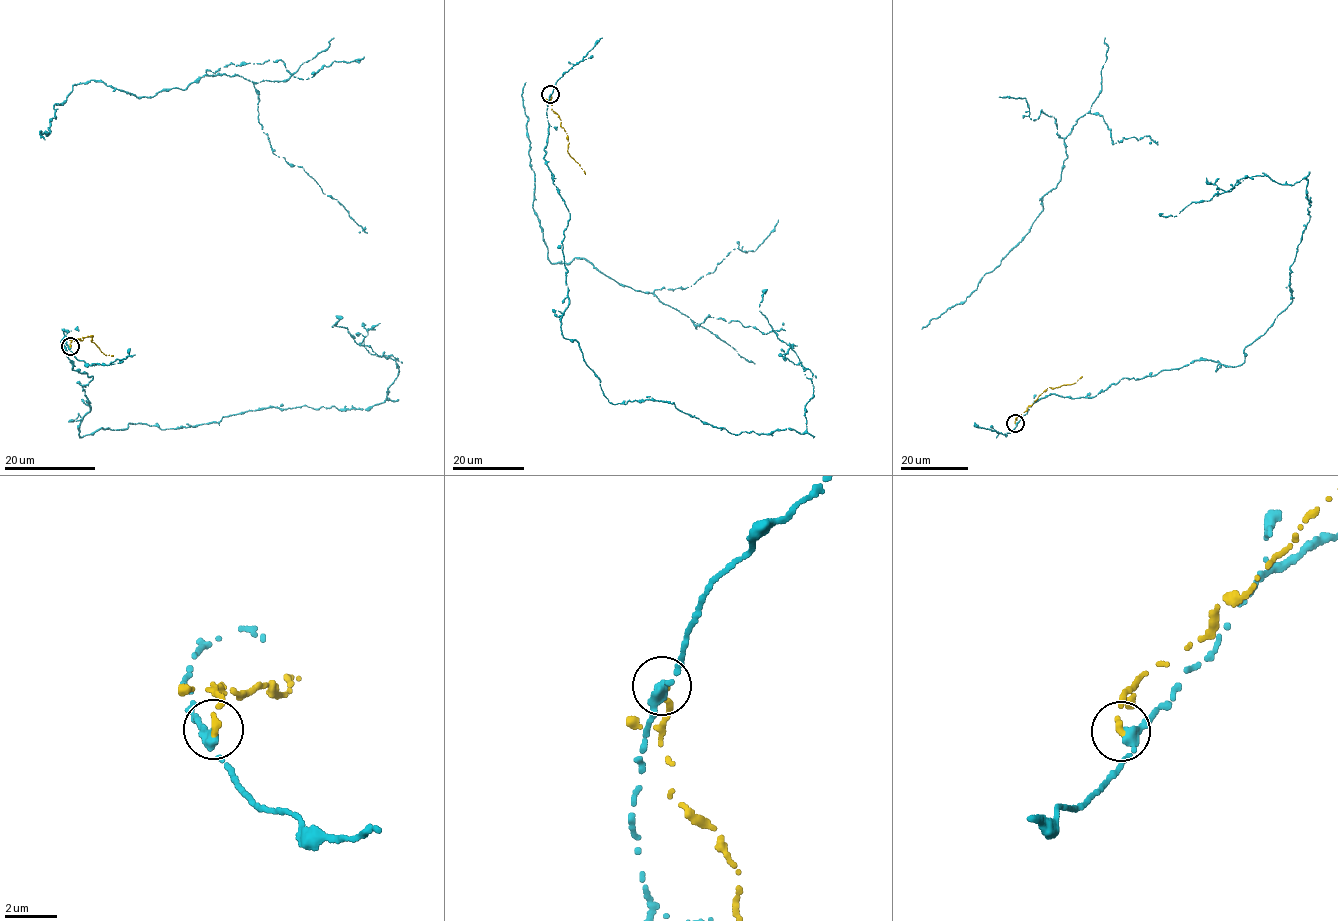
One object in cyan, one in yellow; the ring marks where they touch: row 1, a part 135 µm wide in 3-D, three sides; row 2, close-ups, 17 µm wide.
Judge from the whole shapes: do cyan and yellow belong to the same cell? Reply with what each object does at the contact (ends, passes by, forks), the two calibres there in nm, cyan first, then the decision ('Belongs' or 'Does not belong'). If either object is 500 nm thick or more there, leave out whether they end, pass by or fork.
At the ring cyan passes by. At the ring yellow ends. Thickness 320 nm (cyan) against 260 nm. Does not belong

